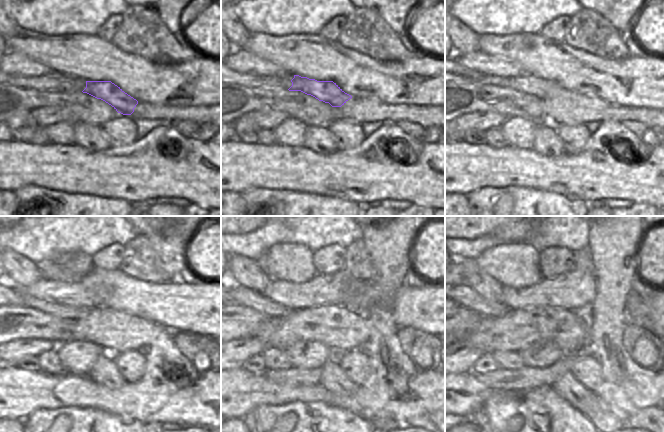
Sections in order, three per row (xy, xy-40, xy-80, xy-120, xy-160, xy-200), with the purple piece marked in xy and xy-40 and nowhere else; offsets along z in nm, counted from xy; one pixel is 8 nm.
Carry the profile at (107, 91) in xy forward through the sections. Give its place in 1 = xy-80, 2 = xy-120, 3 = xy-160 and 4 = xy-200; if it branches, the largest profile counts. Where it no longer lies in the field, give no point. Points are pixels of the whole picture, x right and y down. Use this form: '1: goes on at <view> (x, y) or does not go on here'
1: goes on at xy-80 (540, 88)
2: goes on at xy-120 (64, 311)
3: goes on at xy-160 (241, 296)
4: goes on at xy-200 (465, 296)

